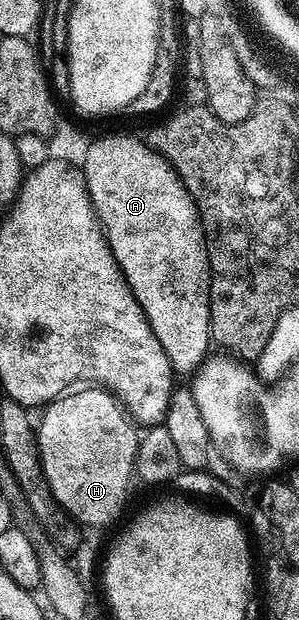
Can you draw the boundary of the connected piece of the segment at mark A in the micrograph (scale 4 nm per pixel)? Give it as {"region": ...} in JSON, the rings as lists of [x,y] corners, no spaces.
{"region":[[[112,133],[109,137],[95,138],[95,140],[91,142],[89,151],[86,154],[86,161],[83,165],[82,172],[86,179],[86,187],[92,200],[92,206],[96,212],[96,218],[104,228],[104,238],[108,241],[110,251],[118,263],[118,267],[122,271],[122,275],[126,279],[126,283],[130,287],[134,299],[138,299],[138,307],[142,307],[144,318],[148,320],[150,331],[154,331],[158,343],[162,343],[162,351],[166,351],[166,359],[170,359],[170,367],[172,368],[173,374],[195,374],[200,366],[204,364],[210,353],[208,352],[208,345],[210,346],[208,328],[210,327],[210,279],[212,278],[212,272],[210,271],[210,263],[208,262],[208,248],[204,243],[204,228],[200,222],[196,205],[192,201],[192,196],[186,191],[186,187],[180,181],[176,170],[168,164],[165,157],[161,157],[160,154],[152,148],[147,140],[139,141],[138,138],[127,137],[124,133]]]}

